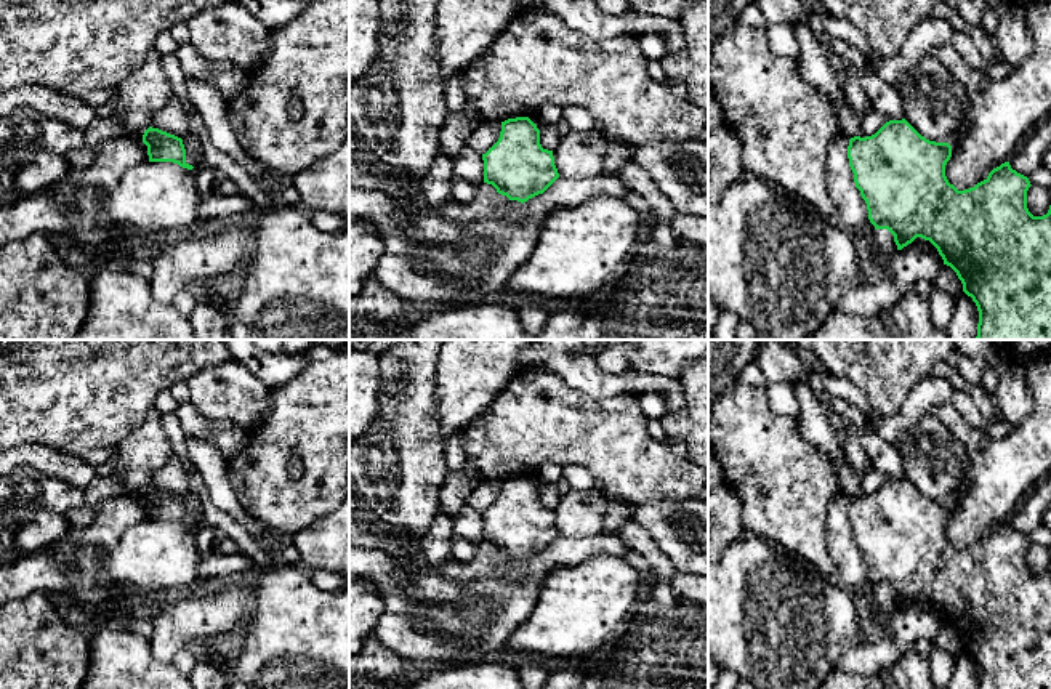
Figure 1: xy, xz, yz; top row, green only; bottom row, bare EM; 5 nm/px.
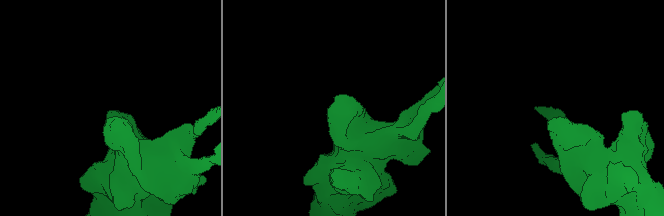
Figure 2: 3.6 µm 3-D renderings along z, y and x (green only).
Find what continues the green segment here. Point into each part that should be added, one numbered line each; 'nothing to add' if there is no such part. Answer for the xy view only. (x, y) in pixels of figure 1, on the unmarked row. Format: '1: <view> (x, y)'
nothing to add

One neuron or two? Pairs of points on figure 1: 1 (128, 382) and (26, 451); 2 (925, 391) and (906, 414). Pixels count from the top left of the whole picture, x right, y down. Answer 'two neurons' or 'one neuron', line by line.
1: two neurons
2: one neuron

